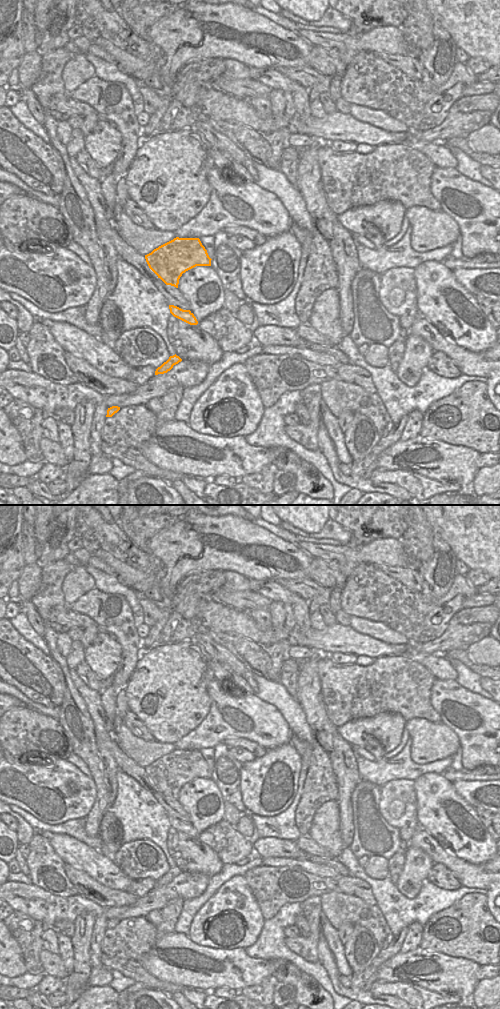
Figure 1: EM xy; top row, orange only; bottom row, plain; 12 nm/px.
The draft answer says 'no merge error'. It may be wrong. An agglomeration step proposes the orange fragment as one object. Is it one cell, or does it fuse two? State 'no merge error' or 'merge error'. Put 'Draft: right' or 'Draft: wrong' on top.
Draft: wrong
merge error

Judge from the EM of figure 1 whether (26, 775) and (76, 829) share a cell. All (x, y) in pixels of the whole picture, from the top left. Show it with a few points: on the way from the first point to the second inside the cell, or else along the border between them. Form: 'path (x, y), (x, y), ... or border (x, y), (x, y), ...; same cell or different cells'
border (85, 816), (66, 820), (58, 824), (45, 823); different cells

